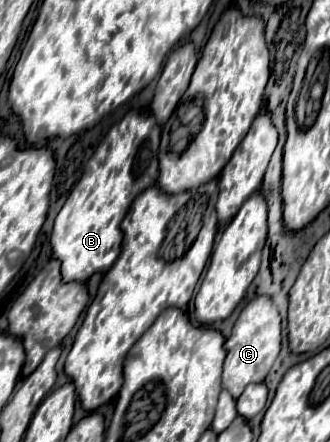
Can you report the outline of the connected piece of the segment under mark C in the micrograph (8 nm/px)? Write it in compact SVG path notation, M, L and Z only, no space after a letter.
M258 295L242 309L232 327L232 335L224 343L224 349L226 359L222 371L222 387L228 389L236 399L240 397L246 385L264 381L264 377L268 375L272 363L280 353L280 315L272 297Z

